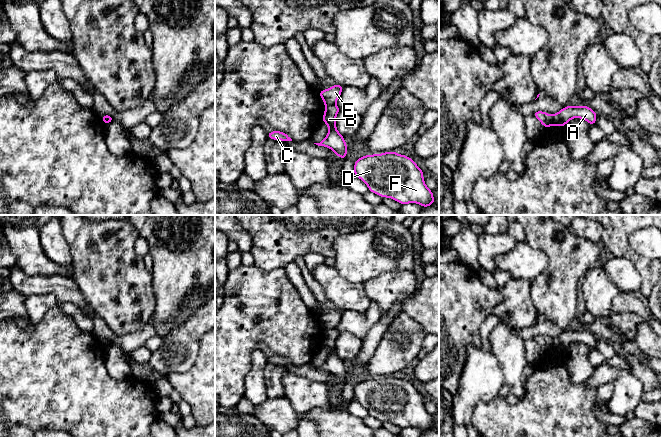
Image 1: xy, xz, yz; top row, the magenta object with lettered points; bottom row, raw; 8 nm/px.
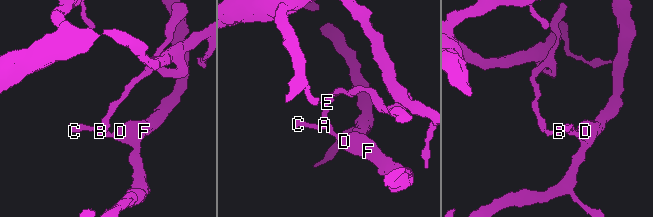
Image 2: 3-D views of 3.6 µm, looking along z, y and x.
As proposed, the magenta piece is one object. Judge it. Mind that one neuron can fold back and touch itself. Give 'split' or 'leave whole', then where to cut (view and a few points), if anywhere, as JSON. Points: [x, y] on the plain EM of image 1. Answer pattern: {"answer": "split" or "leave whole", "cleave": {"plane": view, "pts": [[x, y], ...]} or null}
{"answer": "split", "cleave": {"plane": "yz", "pts": [[552, 339], [554, 348]]}}

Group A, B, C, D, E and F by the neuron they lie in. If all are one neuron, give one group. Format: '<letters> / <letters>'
A B C D F / E

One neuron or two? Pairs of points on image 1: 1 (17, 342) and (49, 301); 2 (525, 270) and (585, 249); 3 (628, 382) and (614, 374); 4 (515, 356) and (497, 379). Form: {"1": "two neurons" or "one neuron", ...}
{"1": "two neurons", "2": "two neurons", "3": "one neuron", "4": "two neurons"}

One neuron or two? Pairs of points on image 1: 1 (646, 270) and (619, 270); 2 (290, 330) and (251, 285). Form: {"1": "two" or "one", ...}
{"1": "two", "2": "one"}

